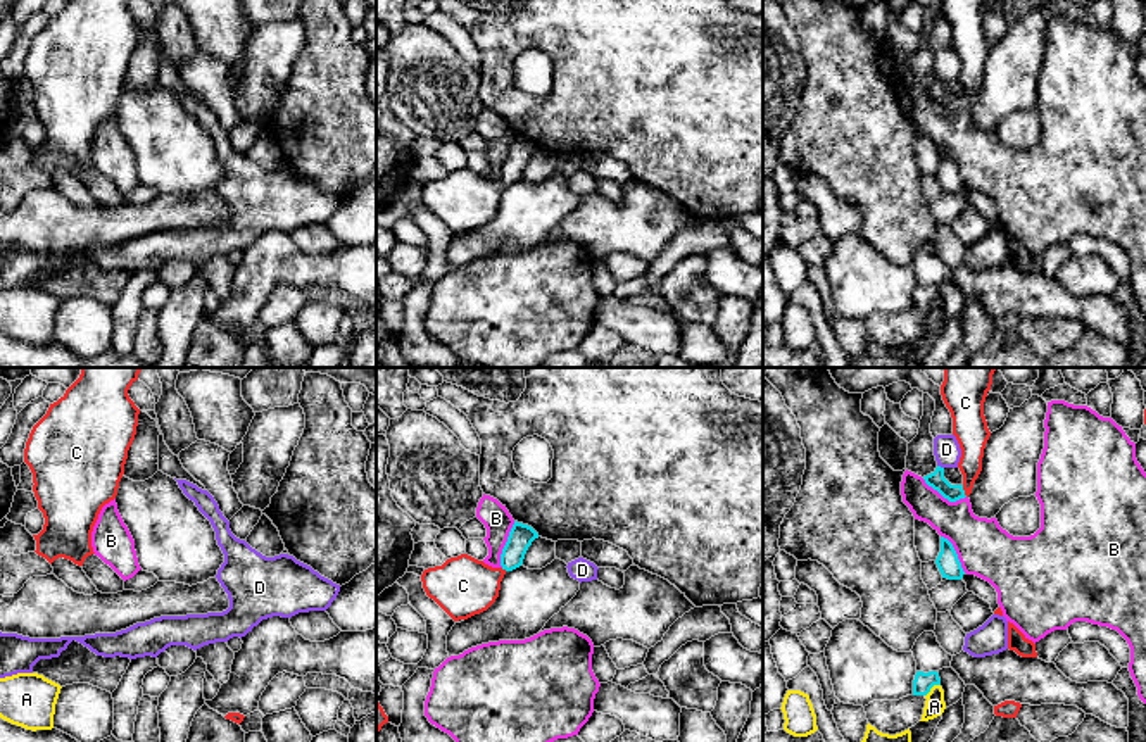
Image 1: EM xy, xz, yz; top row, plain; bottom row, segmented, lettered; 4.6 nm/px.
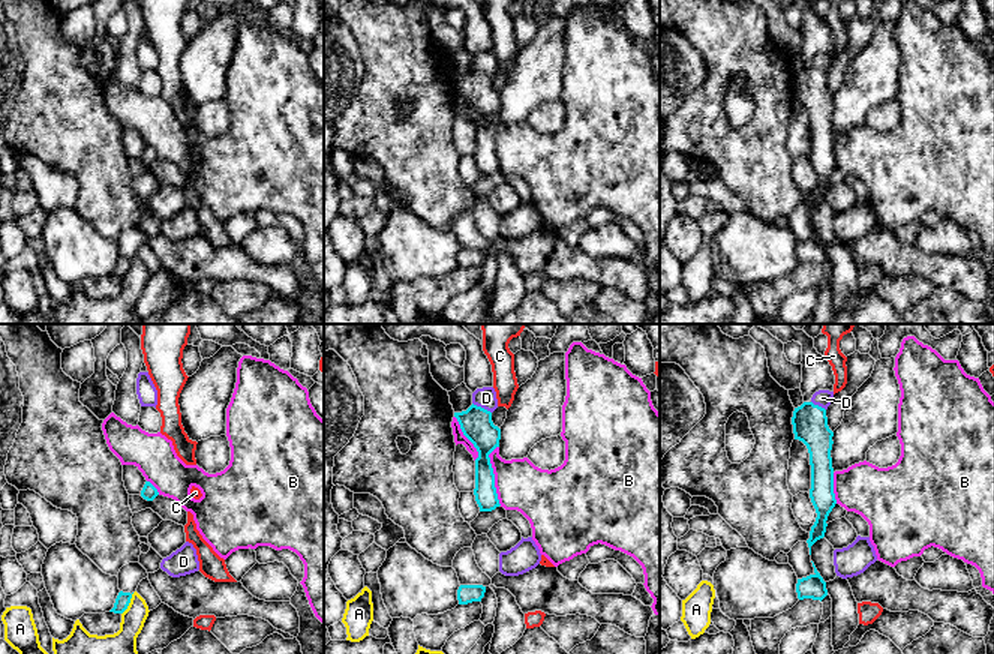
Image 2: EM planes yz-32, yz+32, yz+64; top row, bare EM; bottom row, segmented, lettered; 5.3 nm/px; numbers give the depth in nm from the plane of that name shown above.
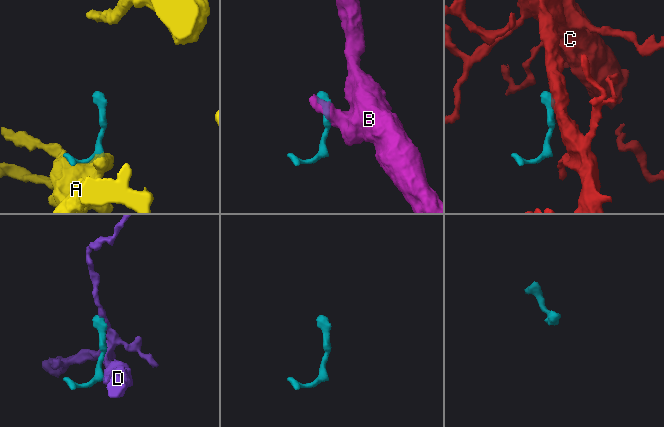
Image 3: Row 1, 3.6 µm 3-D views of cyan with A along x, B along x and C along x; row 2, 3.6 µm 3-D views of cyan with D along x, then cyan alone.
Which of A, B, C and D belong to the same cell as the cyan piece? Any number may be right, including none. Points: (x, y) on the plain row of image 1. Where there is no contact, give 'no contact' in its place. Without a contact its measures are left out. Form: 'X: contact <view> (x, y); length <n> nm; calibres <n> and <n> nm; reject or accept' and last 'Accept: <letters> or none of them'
A: contact yz (931, 301); length 90 nm; calibres 90 and 100 nm; reject
B: contact xz (506, 157); length 220 nm; calibres 110 and 130 nm; reject
C: contact yz (963, 104); length 60 nm; calibres 80 and 140 nm; accept
D: contact yz (939, 80); length 40 nm; calibres 80 and 130 nm; reject
Accept: C

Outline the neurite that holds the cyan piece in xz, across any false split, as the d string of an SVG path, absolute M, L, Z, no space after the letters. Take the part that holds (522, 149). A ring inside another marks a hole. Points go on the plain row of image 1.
M514 135L499 181L461 167L442 179L425 183L423 202L454 235L480 228L499 211L504 188L523 178L535 152L538 147L532 140Z

